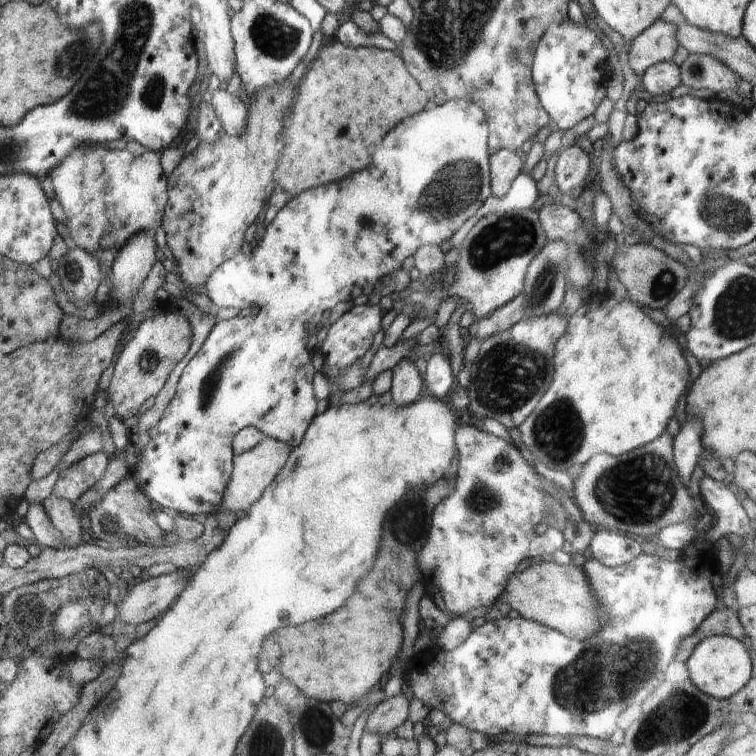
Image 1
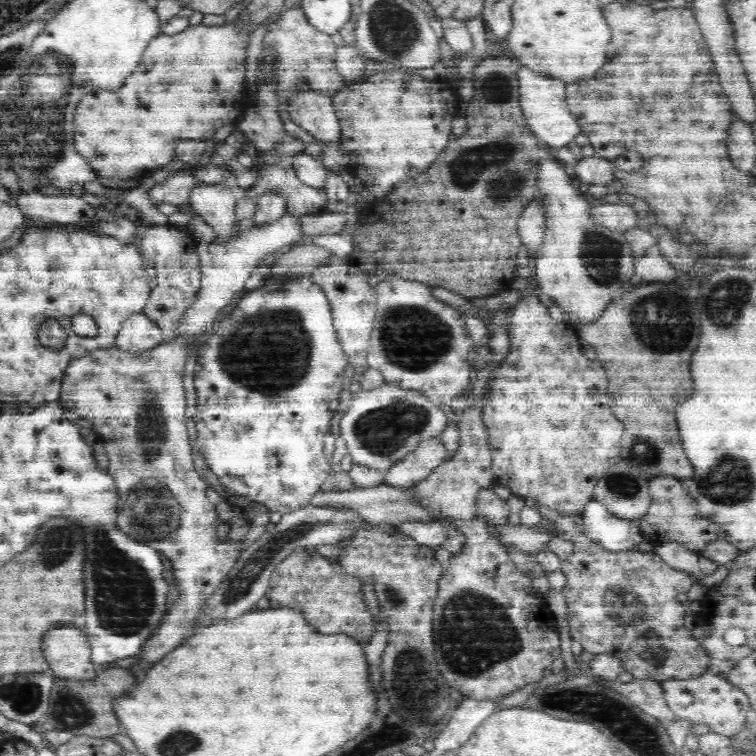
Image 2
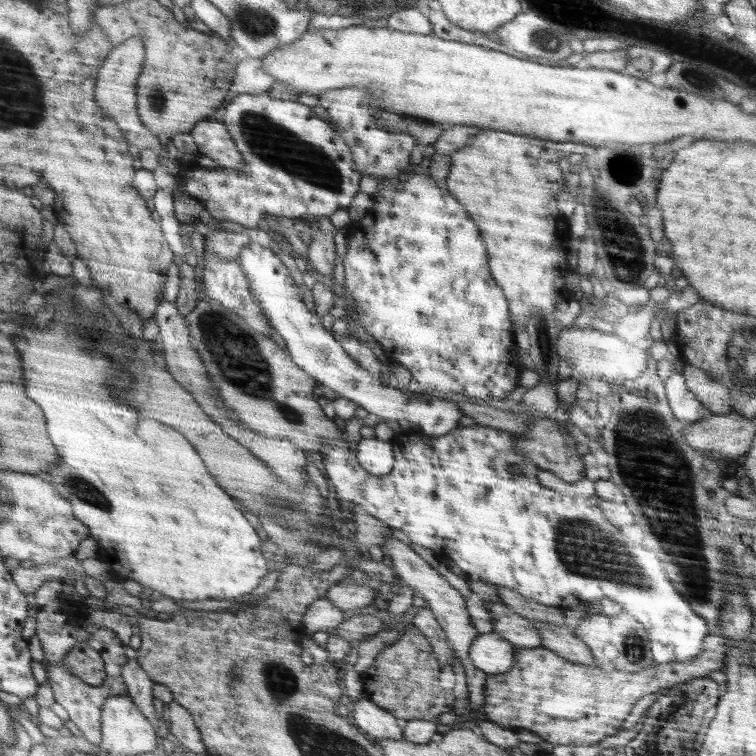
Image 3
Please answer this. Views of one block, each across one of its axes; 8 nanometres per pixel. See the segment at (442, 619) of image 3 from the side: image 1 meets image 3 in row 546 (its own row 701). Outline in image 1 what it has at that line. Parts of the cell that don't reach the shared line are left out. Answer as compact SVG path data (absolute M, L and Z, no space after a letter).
M403 693L378 703L366 720L365 730L384 737L408 719L409 701Z

